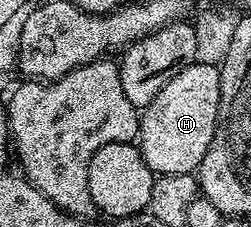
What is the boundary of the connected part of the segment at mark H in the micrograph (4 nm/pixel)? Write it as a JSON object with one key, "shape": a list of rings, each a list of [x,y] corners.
{"shape":[[[197,62],[174,74],[174,78],[158,90],[158,98],[143,109],[140,118],[138,147],[152,173],[161,176],[195,173],[202,158],[206,158],[206,150],[210,150],[219,109],[220,69],[215,63]]]}

